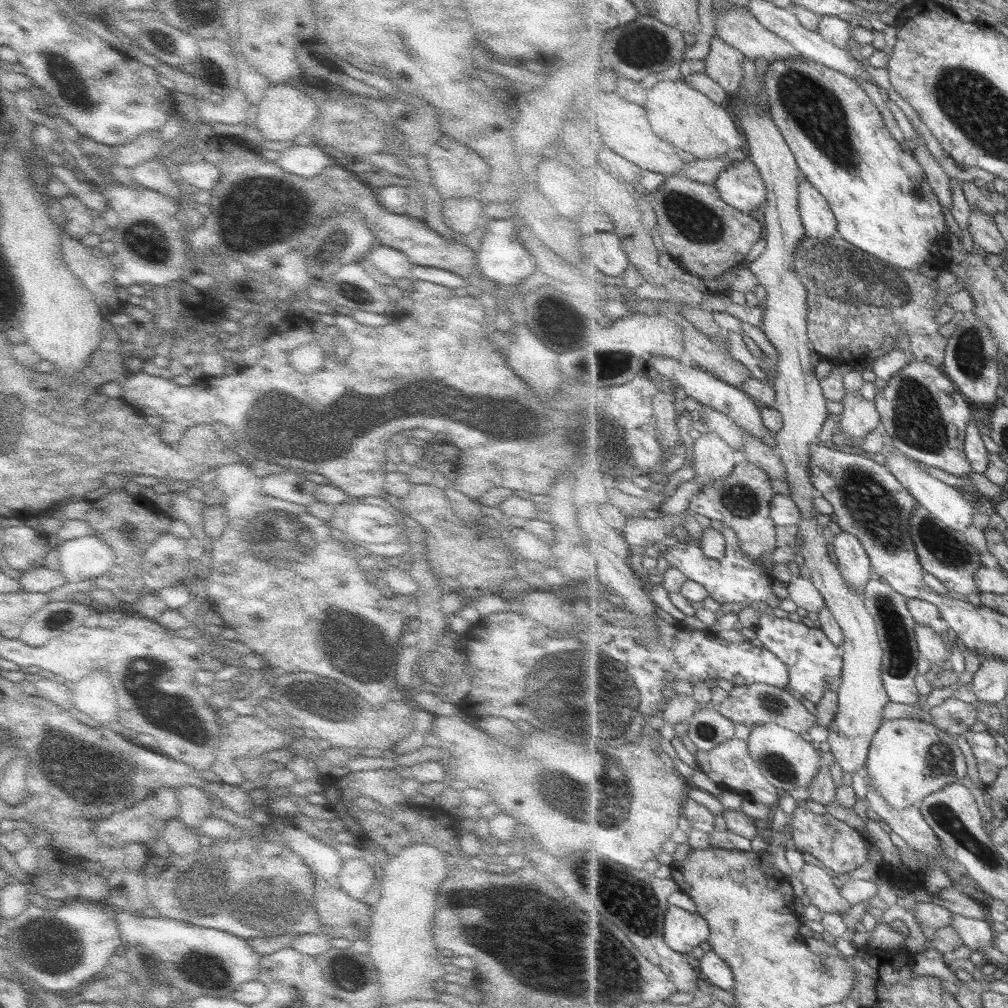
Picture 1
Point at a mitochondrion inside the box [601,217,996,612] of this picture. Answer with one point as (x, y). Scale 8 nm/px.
(842, 275)

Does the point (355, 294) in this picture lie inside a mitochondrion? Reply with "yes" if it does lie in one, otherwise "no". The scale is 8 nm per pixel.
no

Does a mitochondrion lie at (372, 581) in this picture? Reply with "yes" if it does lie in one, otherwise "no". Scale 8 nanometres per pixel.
no

